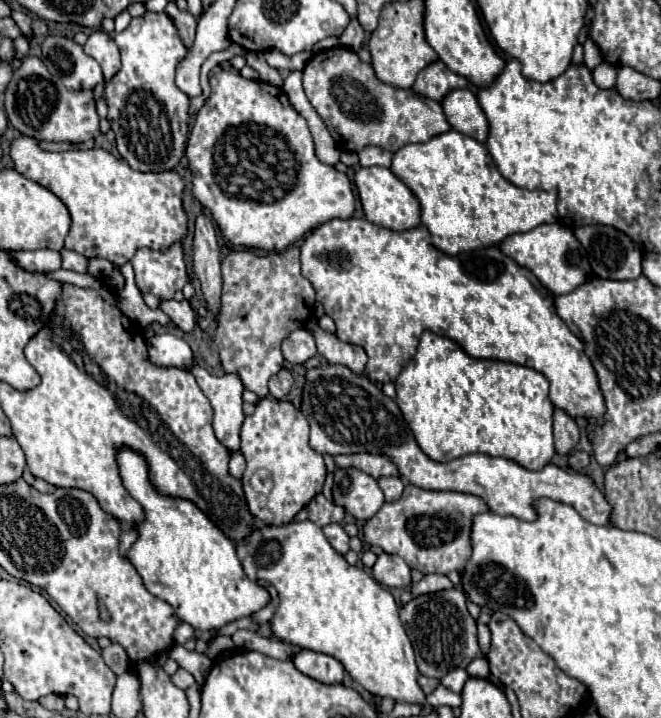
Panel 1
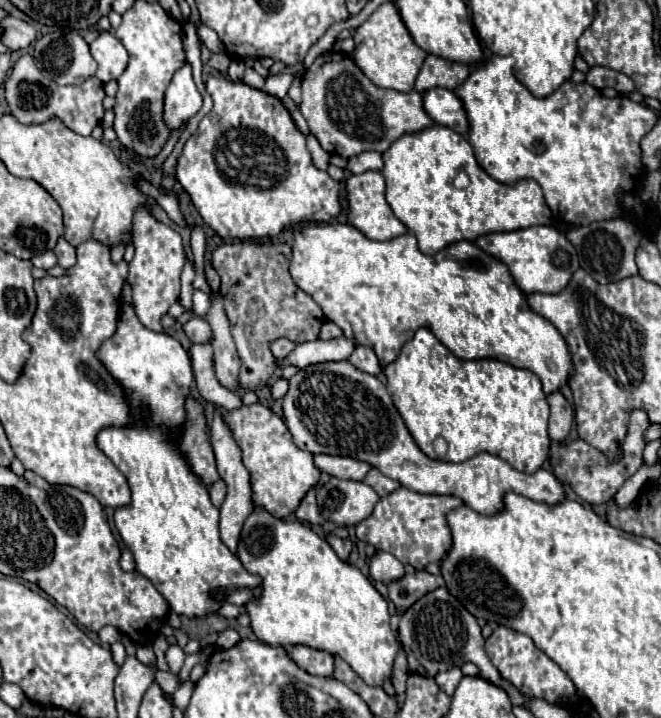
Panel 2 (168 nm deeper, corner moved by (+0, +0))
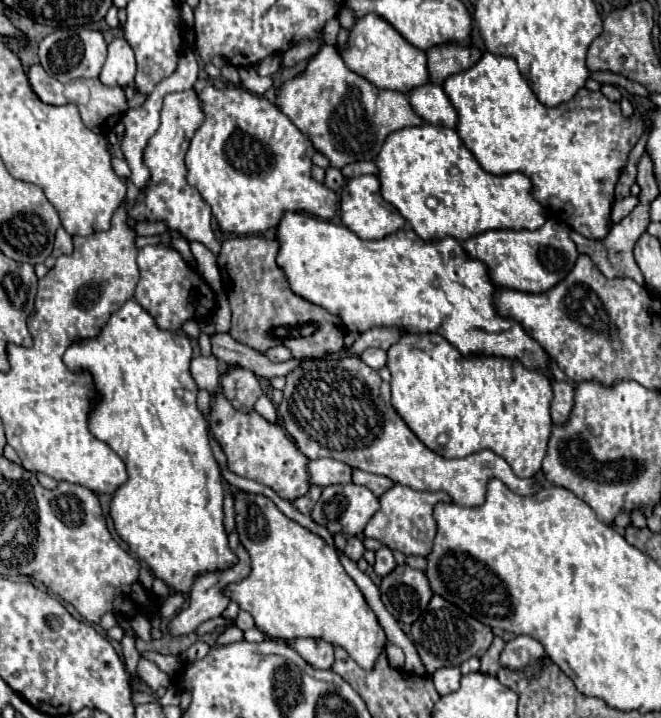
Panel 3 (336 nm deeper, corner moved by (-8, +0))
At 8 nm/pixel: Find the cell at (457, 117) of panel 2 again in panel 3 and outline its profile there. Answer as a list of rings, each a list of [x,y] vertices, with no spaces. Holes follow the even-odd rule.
[[[426,83],[422,87],[416,87],[408,93],[408,101],[410,101],[410,107],[414,109],[414,113],[422,121],[426,121],[430,125],[450,127],[450,129],[456,127],[458,115],[440,85]]]

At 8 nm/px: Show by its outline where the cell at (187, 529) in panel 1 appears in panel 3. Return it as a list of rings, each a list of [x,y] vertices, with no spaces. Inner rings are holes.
[[[126,301],[110,315],[96,337],[78,339],[64,353],[64,363],[70,371],[86,371],[92,377],[96,397],[88,417],[90,431],[98,439],[106,441],[126,463],[128,481],[112,493],[110,501],[114,529],[122,541],[128,543],[132,553],[148,563],[158,579],[180,593],[188,593],[198,575],[214,569],[228,569],[238,561],[228,547],[228,535],[222,523],[222,475],[210,447],[208,421],[196,407],[198,385],[190,375],[190,359],[190,339],[186,335],[160,329],[154,317],[138,301]]]

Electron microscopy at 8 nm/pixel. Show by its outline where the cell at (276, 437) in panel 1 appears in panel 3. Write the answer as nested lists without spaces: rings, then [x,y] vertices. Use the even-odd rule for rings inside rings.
[[[216,391],[210,405],[210,431],[218,445],[222,447],[226,455],[226,465],[232,473],[254,479],[258,483],[264,483],[270,487],[276,495],[282,499],[294,501],[308,493],[310,481],[306,473],[306,457],[302,457],[302,451],[296,449],[294,441],[282,433],[280,425],[270,425],[266,419],[262,419],[256,411],[254,413],[238,413],[230,401],[224,397],[222,391]]]

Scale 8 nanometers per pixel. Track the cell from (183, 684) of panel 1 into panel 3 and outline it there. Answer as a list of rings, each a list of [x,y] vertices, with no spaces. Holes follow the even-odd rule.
[[[140,659],[136,665],[136,675],[144,681],[146,687],[150,687],[152,691],[156,691],[158,687],[170,687],[172,685],[172,677],[168,677],[166,673],[162,673],[152,661],[148,659]]]

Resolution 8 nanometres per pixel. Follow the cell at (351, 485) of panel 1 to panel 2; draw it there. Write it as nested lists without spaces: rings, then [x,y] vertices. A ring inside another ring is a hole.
[[[332,477],[316,497],[324,519],[330,519],[338,525],[356,525],[370,517],[380,499],[370,485],[338,477]]]

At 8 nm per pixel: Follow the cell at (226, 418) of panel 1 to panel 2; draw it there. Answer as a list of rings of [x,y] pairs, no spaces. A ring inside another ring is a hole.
[[[218,405],[214,407],[214,417],[212,417],[212,425],[210,425],[210,439],[212,439],[216,463],[218,463],[218,473],[228,485],[228,495],[226,495],[222,507],[220,507],[220,537],[228,545],[230,551],[236,551],[242,525],[244,525],[246,517],[254,511],[254,507],[252,507],[252,501],[250,501],[250,481],[248,481],[250,477],[248,477],[248,471],[242,463],[242,451],[236,445],[236,439],[234,439],[232,431],[230,431],[226,419],[224,419],[224,413],[226,411],[222,407],[218,407]]]

